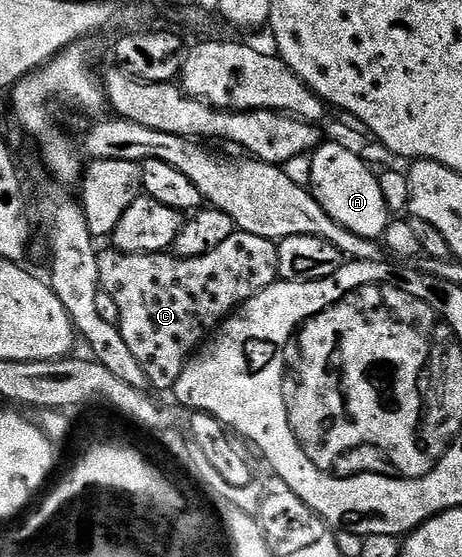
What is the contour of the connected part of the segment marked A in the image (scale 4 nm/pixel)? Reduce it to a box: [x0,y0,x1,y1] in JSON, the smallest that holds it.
[309,142,389,240]

